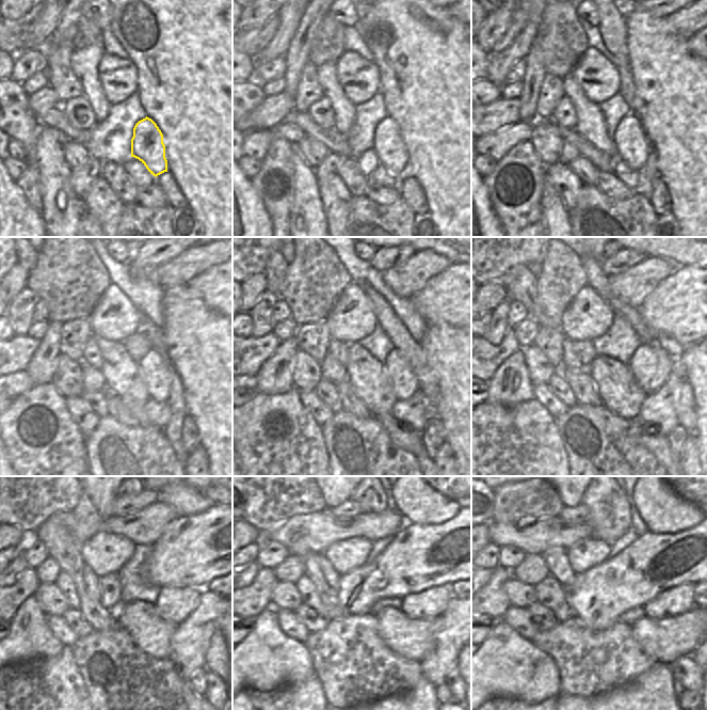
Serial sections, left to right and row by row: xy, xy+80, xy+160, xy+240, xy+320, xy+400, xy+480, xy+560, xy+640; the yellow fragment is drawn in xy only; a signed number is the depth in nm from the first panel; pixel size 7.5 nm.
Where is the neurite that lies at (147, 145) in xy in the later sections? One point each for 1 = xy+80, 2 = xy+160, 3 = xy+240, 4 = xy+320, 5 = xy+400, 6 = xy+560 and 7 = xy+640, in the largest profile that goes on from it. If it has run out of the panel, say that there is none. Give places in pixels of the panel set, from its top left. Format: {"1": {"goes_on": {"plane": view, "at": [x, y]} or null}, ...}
{"1": {"goes_on": {"plane": "xy+80", "at": [388, 147]}}, "2": {"goes_on": {"plane": "xy+160", "at": [631, 144]}}, "3": {"goes_on": {"plane": "xy+240", "at": [155, 369]}}, "4": {"goes_on": {"plane": "xy+320", "at": [404, 383]}}, "5": {"goes_on": {"plane": "xy+400", "at": [651, 366]}}, "6": {"goes_on": {"plane": "xy+560", "at": [431, 603]}}, "7": {"goes_on": {"plane": "xy+640", "at": [677, 600]}}}

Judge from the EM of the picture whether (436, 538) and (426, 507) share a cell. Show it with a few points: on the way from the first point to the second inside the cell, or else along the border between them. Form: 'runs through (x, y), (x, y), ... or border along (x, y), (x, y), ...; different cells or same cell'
border along (455, 515), (440, 523), (407, 522); different cells

